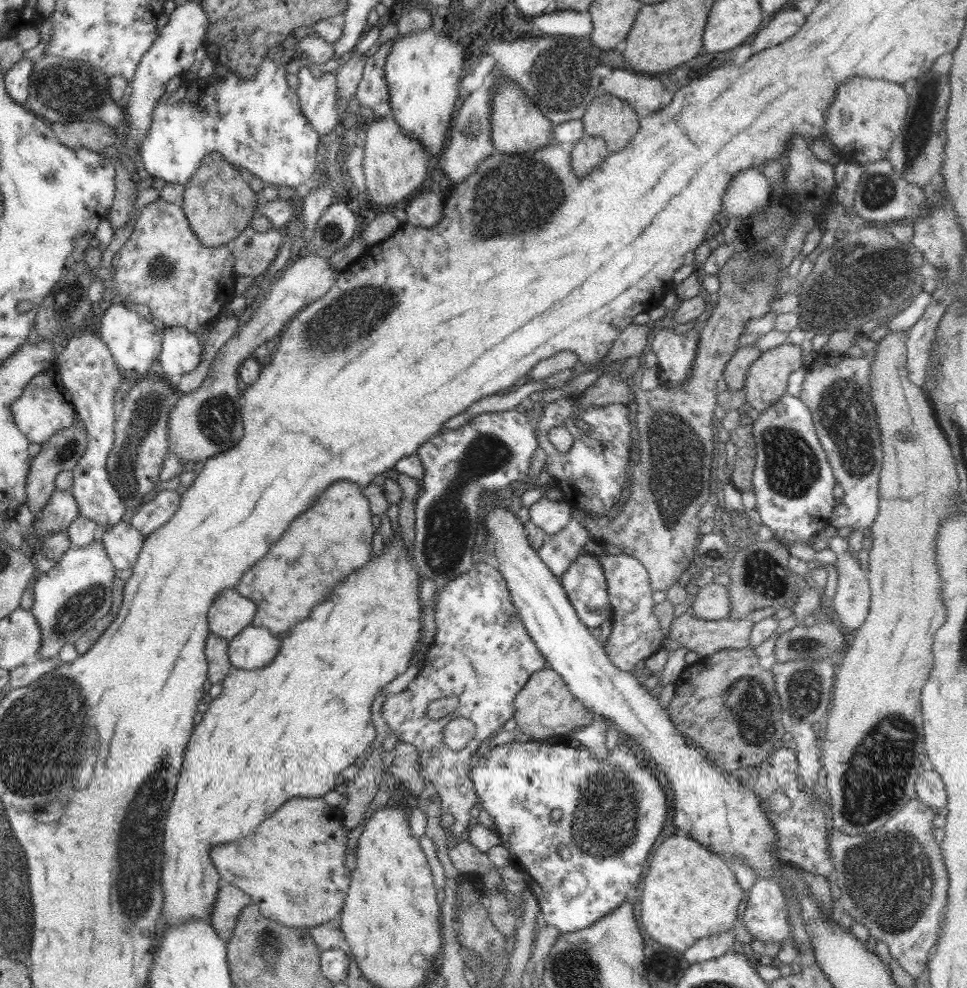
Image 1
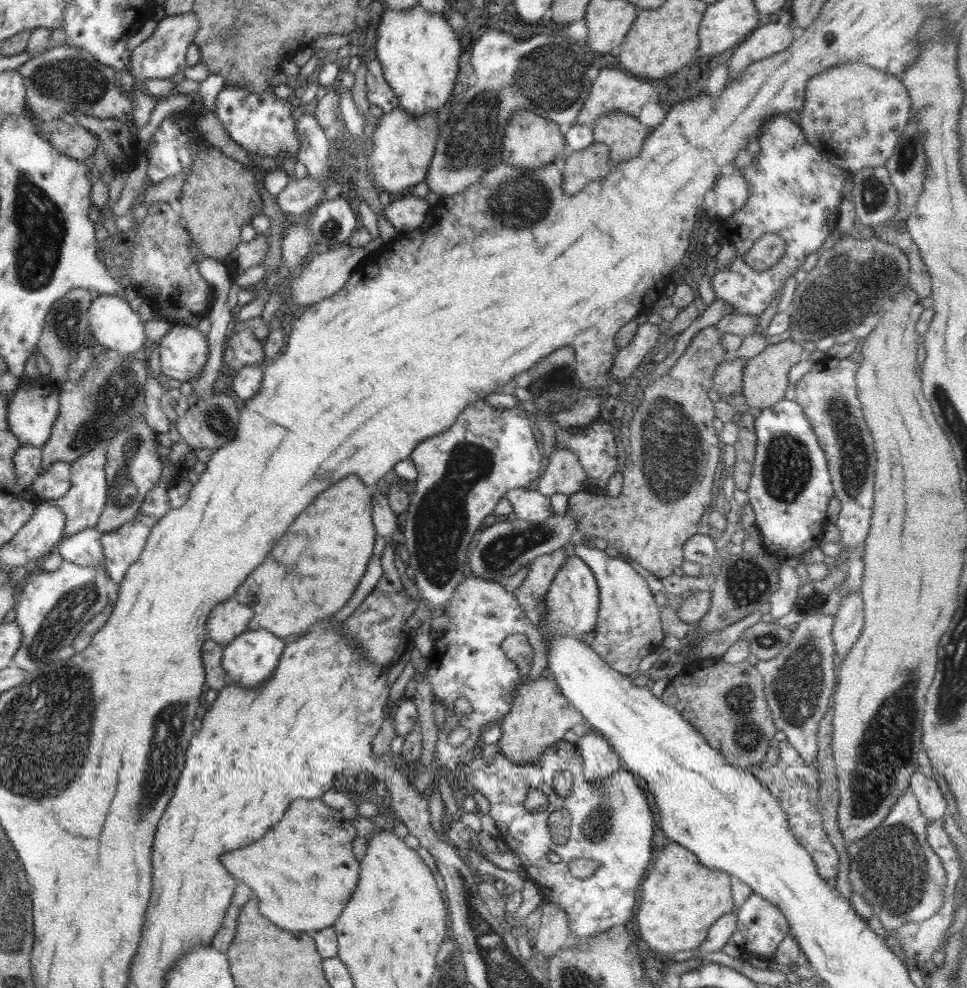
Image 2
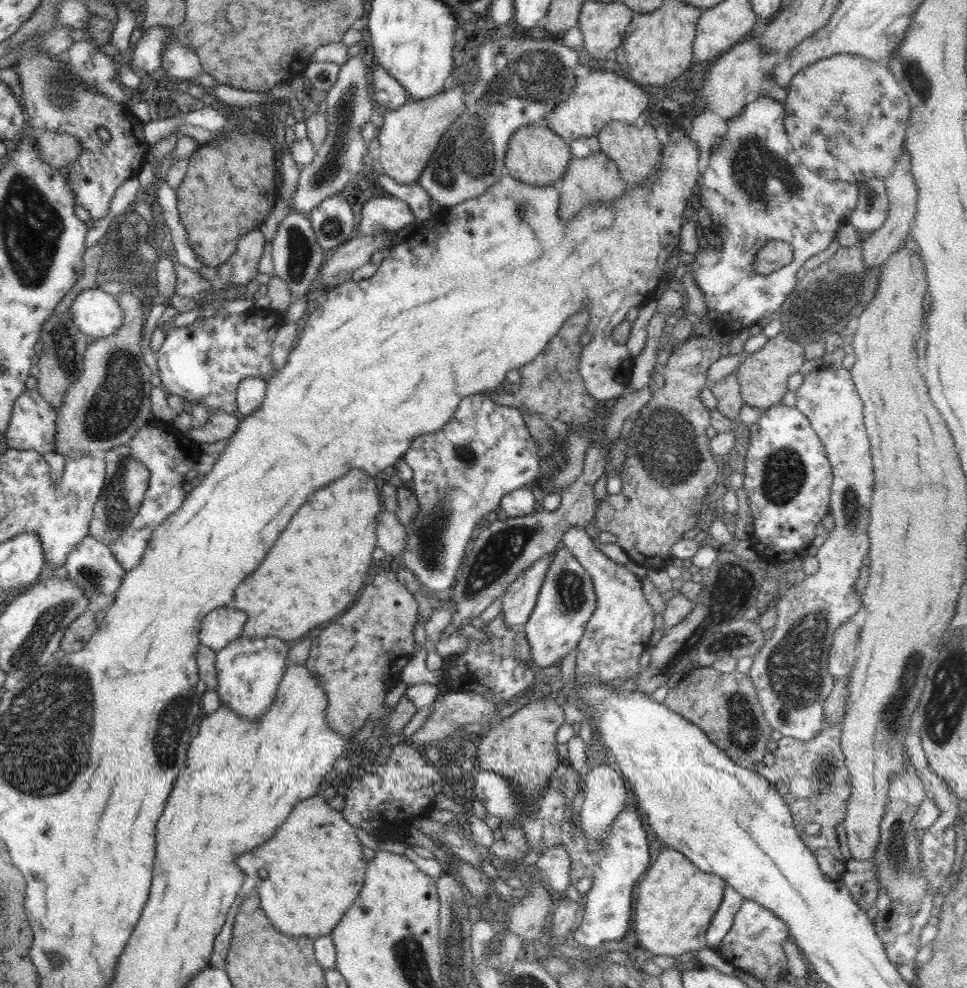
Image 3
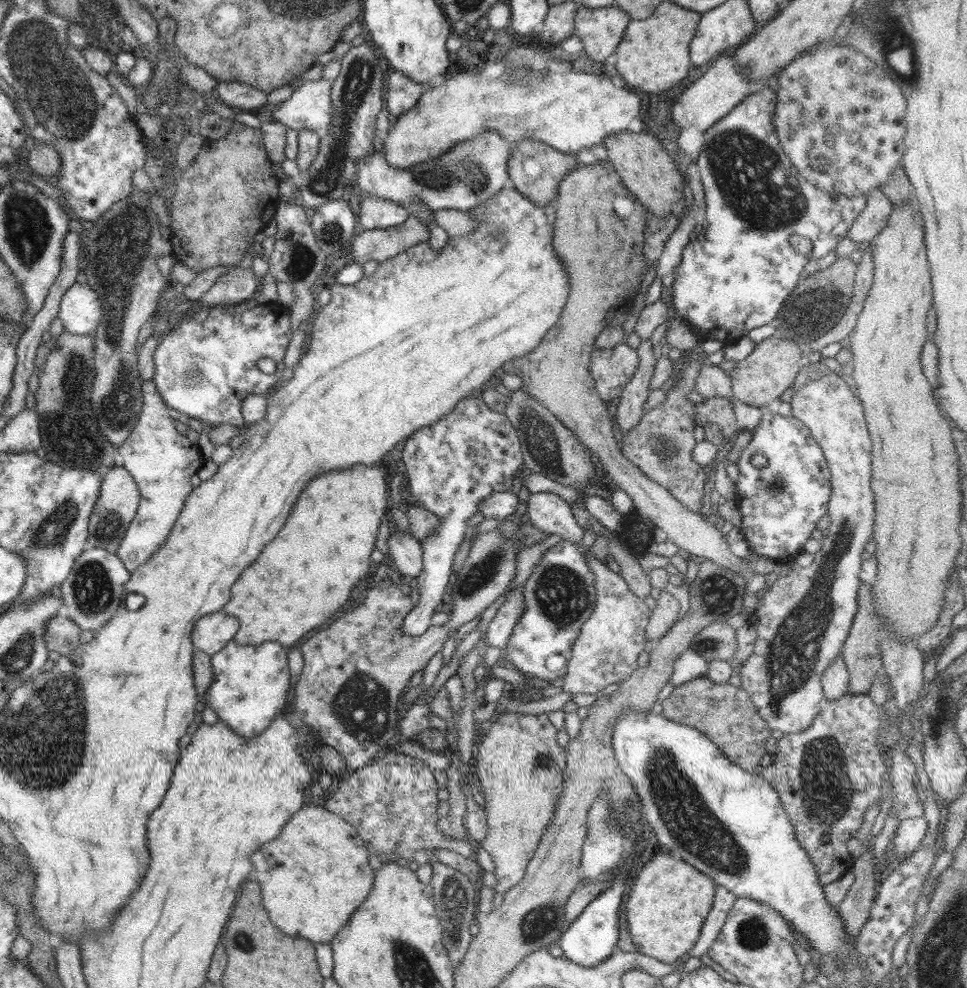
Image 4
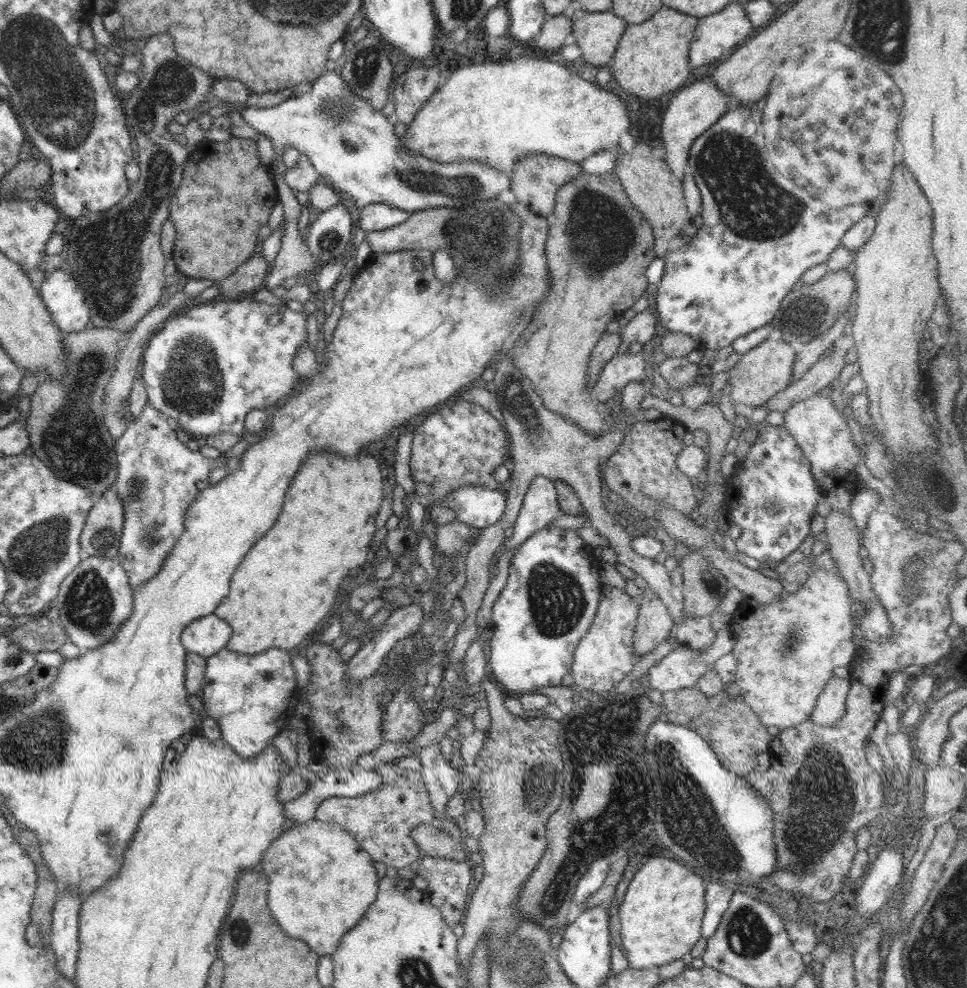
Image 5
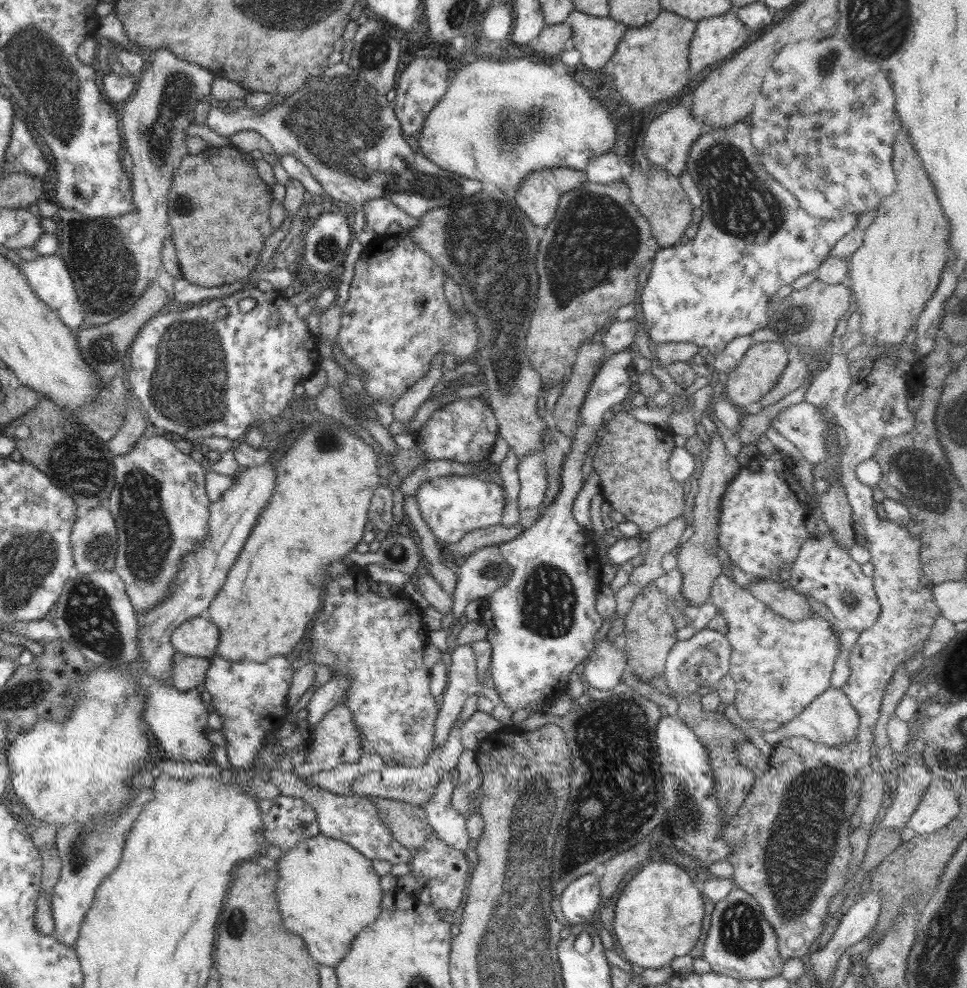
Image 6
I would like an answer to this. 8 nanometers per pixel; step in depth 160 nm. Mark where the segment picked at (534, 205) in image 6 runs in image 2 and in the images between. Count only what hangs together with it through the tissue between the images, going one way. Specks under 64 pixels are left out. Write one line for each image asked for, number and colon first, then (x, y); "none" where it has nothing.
2: (531, 141)
3: (535, 154)
4: (536, 169)
5: (536, 178)

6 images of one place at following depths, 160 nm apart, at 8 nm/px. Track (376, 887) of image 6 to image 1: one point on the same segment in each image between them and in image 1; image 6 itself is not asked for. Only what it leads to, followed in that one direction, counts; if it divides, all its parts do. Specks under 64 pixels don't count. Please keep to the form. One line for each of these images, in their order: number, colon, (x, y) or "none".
1: (292, 867)
2: (303, 872)
3: (312, 870)
4: (313, 876)
5: (321, 881)

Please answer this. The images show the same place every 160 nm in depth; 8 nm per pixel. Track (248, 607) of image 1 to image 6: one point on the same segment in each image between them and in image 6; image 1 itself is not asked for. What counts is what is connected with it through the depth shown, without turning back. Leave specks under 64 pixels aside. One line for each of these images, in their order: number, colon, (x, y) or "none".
2: (227, 620)
3: (220, 626)
4: (211, 632)
5: (207, 635)
6: (198, 636)

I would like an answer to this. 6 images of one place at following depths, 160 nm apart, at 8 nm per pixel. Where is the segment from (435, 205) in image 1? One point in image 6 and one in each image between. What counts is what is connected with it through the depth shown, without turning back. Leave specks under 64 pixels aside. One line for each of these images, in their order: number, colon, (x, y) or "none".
2: (405, 213)
3: (379, 214)
4: (375, 213)
5: (376, 216)
6: (380, 214)

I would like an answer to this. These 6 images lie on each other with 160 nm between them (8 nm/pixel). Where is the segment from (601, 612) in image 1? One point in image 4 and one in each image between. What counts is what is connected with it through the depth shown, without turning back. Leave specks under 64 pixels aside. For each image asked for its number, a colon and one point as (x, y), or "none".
2: (572, 601)
3: (567, 599)
4: (560, 594)

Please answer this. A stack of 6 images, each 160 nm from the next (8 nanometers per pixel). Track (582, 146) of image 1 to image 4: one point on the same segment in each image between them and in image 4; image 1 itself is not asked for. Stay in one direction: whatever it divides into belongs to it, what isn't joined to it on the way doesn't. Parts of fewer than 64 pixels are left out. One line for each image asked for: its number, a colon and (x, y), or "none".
2: (584, 166)
3: (596, 178)
4: (603, 254)

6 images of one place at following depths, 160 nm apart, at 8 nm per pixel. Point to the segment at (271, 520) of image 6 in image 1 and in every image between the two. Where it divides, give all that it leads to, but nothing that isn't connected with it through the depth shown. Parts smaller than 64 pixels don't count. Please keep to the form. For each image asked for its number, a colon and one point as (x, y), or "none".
1: (332, 539)
2: (327, 548)
3: (314, 571)
4: (344, 508)
5: (327, 520)

